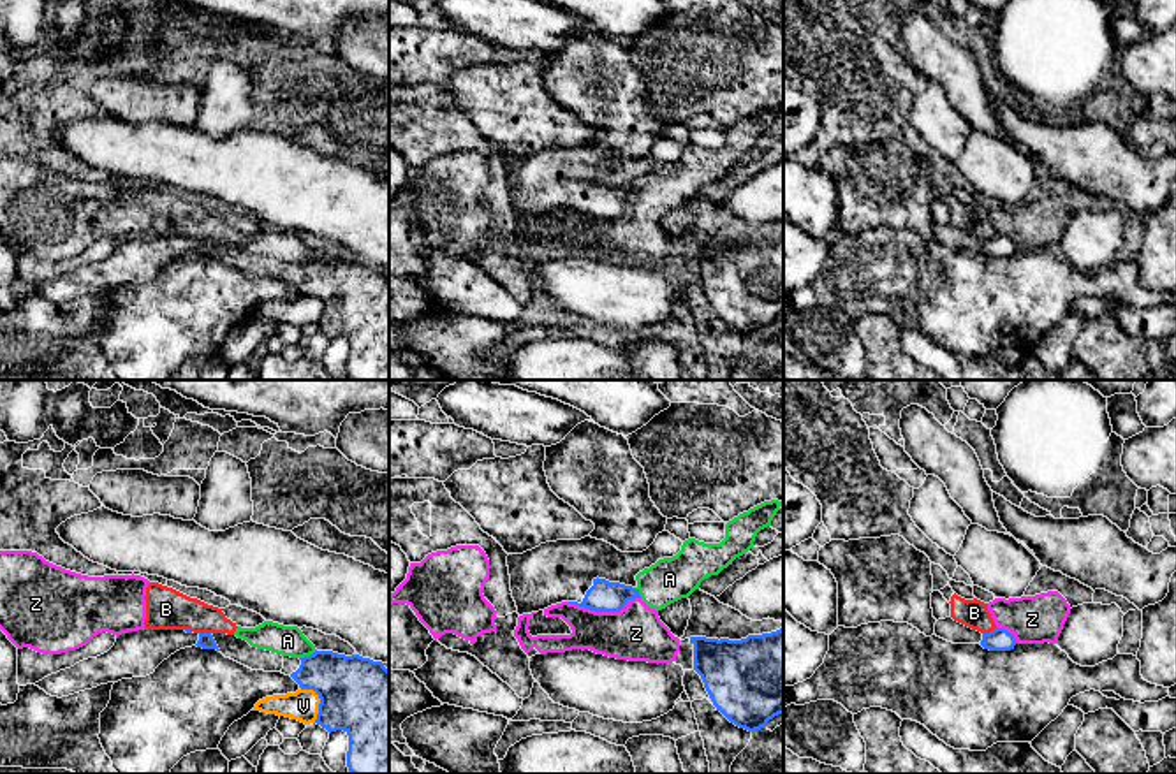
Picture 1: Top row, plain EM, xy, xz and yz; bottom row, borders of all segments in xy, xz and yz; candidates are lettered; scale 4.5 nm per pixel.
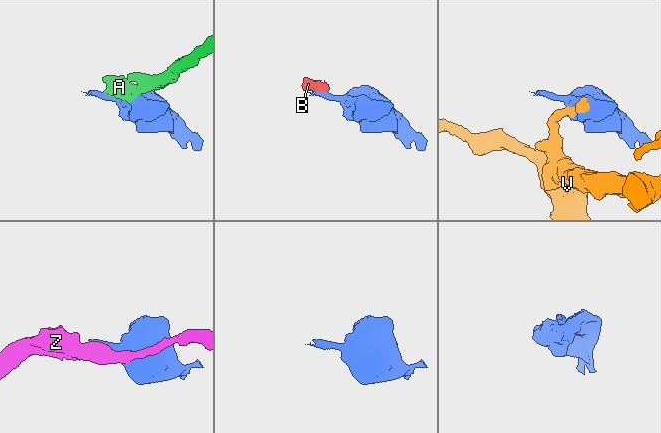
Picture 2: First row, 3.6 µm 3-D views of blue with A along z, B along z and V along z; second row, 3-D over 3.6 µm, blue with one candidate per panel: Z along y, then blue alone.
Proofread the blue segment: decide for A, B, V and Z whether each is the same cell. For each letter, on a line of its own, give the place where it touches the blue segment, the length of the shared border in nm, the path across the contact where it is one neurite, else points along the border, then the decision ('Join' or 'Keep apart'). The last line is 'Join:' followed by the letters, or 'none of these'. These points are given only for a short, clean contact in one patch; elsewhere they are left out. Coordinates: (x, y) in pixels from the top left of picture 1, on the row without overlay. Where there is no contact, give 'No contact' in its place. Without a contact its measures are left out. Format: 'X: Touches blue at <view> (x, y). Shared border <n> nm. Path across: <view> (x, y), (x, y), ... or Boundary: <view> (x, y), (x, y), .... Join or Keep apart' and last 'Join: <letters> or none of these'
A: Touches blue at xy (307, 262). Shared border 90 nm. Keep apart
B: Touches blue at yz (990, 238). Shared border 70 nm. Boundary: yz (995, 233), (983, 240). Keep apart
V: Touches blue at xy (321, 306). Shared border 170 nm. Keep apart
Z: Touches blue at xz (602, 217). Shared border 340 nm. Keep apart
Join: none of these

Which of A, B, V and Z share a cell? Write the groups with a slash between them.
A B Z / V

